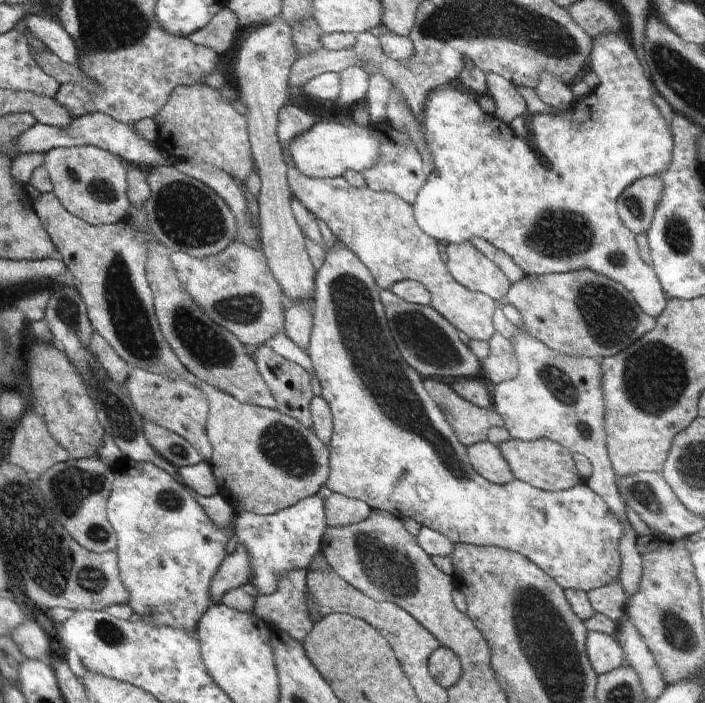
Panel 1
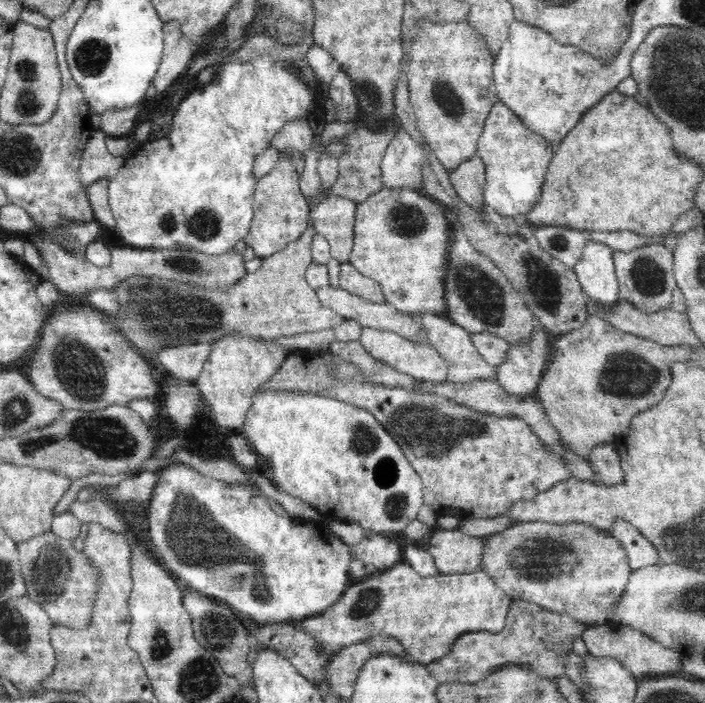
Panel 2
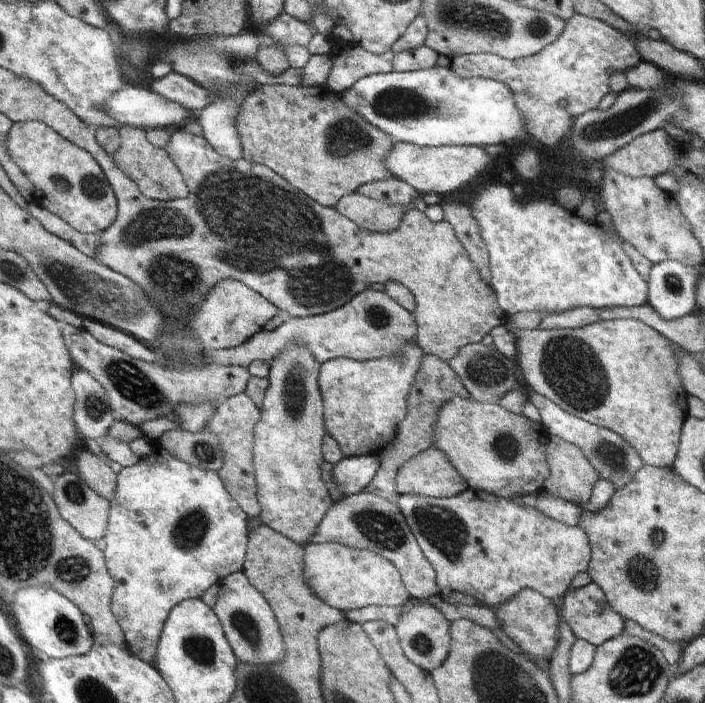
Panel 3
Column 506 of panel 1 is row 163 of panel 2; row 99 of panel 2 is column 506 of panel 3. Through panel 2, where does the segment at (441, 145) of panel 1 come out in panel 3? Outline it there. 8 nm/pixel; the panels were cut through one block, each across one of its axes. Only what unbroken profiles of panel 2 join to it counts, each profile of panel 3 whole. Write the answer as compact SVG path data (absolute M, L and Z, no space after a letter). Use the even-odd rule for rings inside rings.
M486 184L472 201L470 212L488 249L489 285L496 293L498 306L507 316L518 312L561 312L577 306L634 308L648 302L648 284L622 250L618 236L614 237L598 223L584 222L574 211L553 199L536 199L522 205L509 184Z

